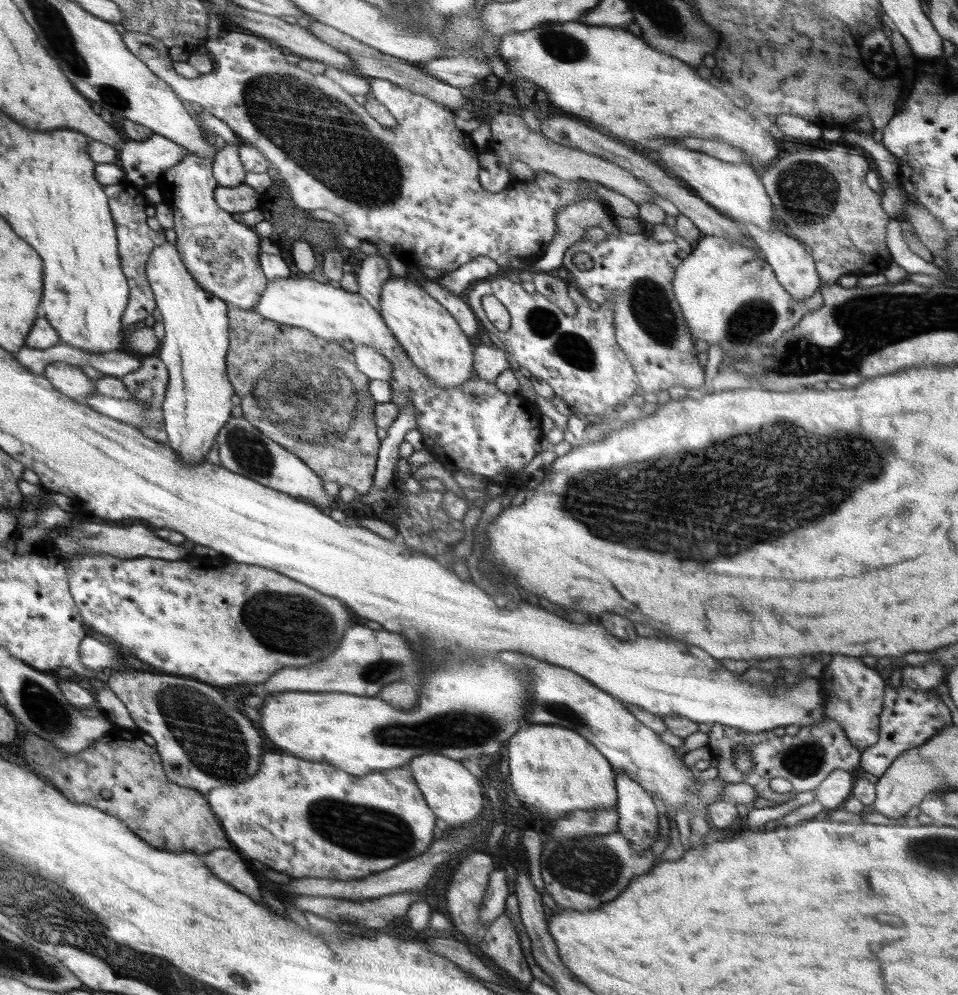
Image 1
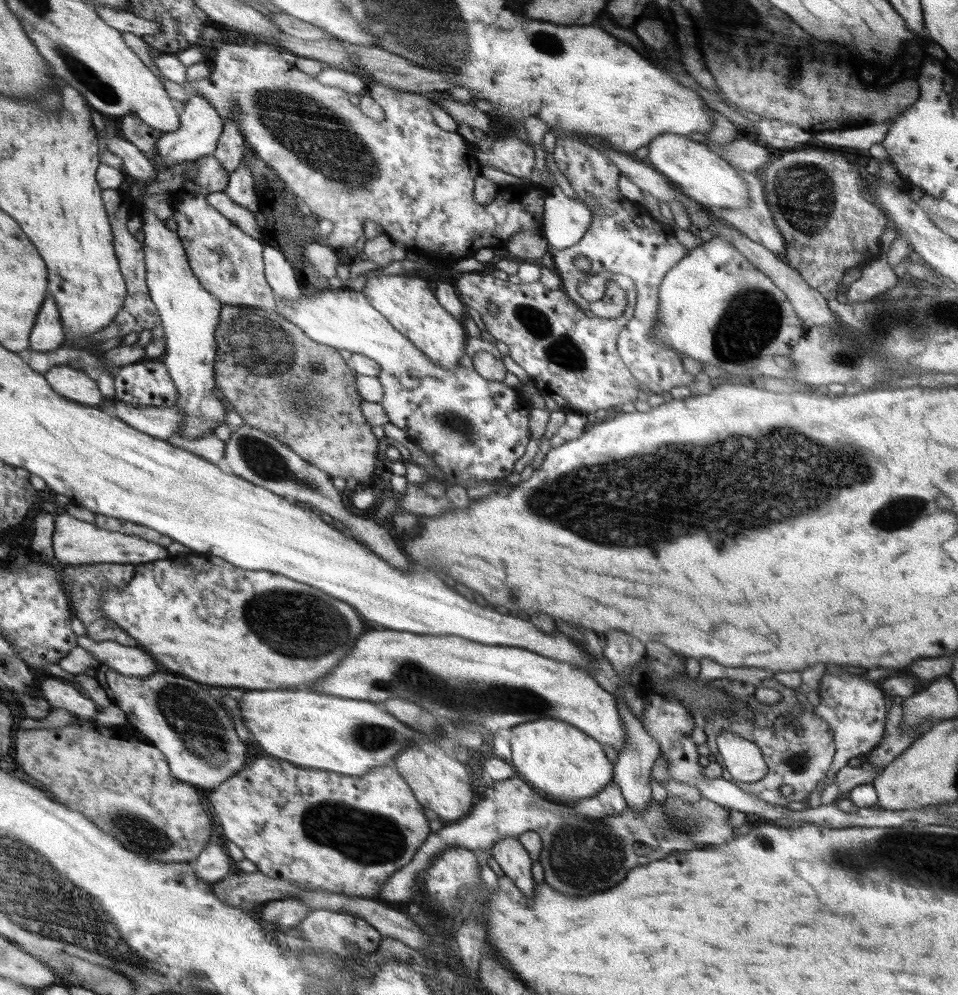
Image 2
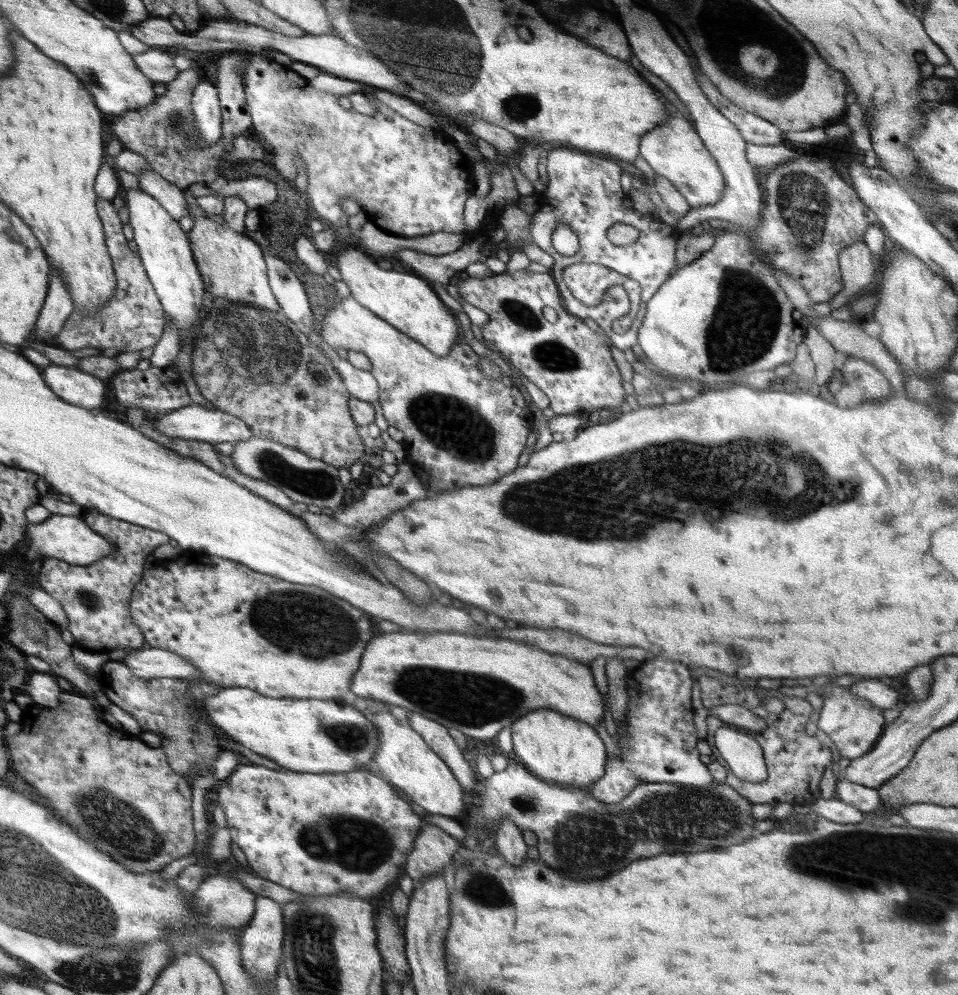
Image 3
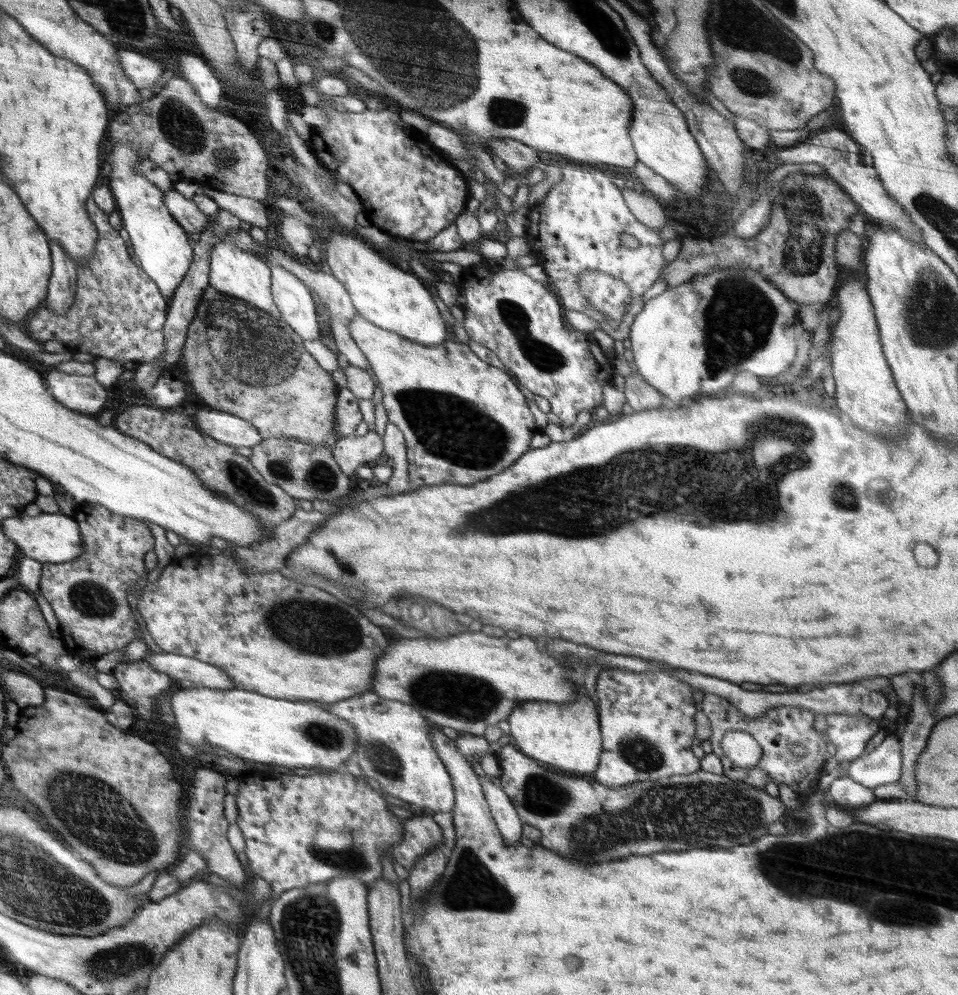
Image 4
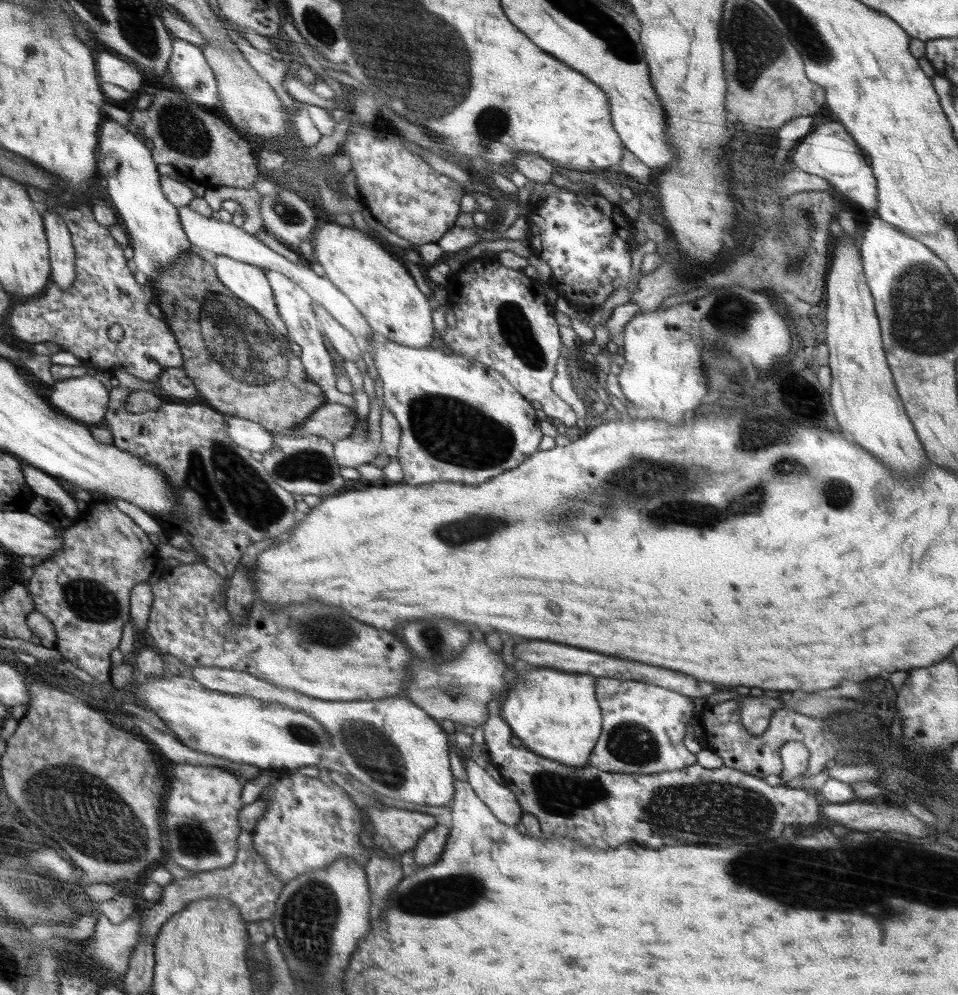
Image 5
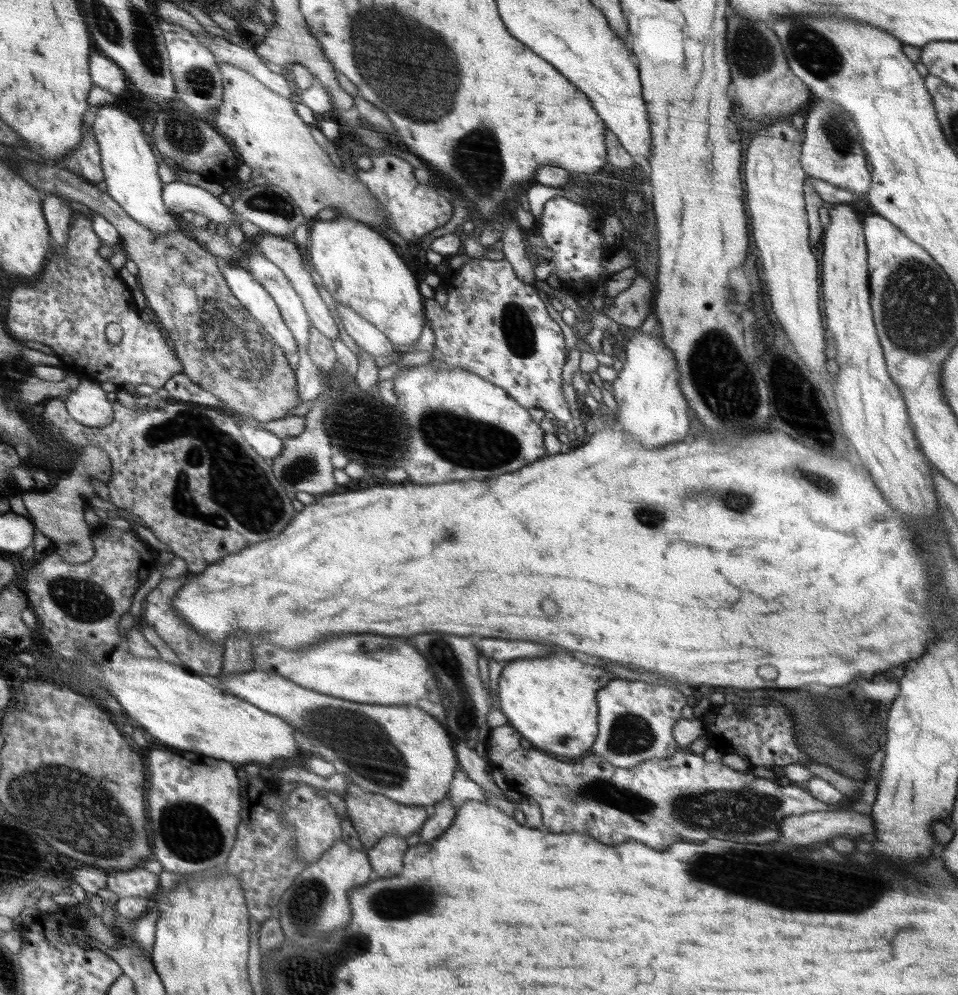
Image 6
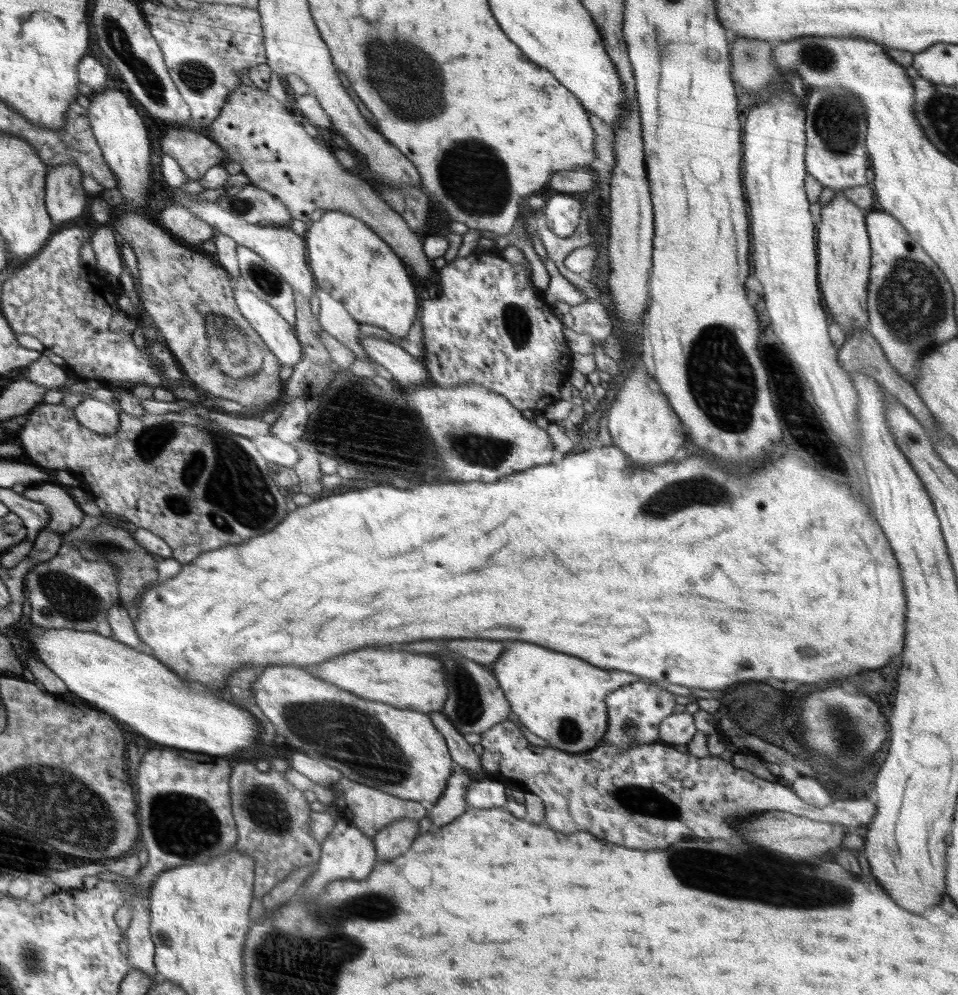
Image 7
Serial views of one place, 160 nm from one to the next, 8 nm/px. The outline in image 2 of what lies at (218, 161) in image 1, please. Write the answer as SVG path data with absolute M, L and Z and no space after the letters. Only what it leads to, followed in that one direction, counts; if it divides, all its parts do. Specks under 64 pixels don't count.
M223 118L223 133L213 155L214 158L219 159L229 176L240 166L247 150L248 144L237 120Z

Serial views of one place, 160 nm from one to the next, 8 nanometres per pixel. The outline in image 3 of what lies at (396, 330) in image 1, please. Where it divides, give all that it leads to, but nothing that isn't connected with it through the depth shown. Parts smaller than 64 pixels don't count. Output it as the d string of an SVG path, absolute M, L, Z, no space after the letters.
M358 249L342 252L334 265L340 271L341 281L350 287L350 295L364 308L416 339L416 342L423 343L434 354L446 356L454 348L454 344L457 344L456 338L460 334L460 328L454 316L432 292L426 280L420 280L420 275L380 268L362 252L358 252Z

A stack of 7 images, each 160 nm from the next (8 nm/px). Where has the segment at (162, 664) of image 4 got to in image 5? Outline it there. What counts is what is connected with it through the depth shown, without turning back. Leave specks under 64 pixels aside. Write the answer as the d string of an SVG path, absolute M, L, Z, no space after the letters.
M190 667L191 676L209 690L216 690L227 694L247 695L262 702L274 701L294 710L301 710L311 714L332 736L333 748L339 753L340 764L350 772L356 780L364 782L372 790L384 794L397 801L406 801L418 805L431 807L448 806L455 794L455 780L451 771L450 748L448 748L448 734L440 728L437 720L416 703L408 702L404 698L386 698L386 700L354 700L354 702L334 702L308 697L294 690L272 686L260 678L254 678L246 672L218 667Z

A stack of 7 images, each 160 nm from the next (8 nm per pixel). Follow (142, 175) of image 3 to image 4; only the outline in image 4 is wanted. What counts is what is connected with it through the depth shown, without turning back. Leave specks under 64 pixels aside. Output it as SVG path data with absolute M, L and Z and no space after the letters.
M170 188L168 193L164 193L164 204L171 212L180 226L195 237L208 229L211 217L204 212L200 212L196 204L188 198L184 198L175 188Z

